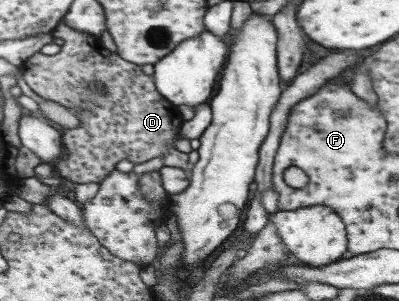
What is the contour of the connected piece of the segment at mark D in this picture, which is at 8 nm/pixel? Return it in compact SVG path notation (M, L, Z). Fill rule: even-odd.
M64 19L52 34L63 41L61 50L54 56L38 52L22 66L22 73L27 85L37 95L74 110L79 118L80 125L77 128L62 130L63 155L53 163L53 171L57 176L77 185L102 183L121 164L131 166L162 157L164 166L181 167L191 178L194 165L188 163L188 154L174 147L174 141L185 121L182 120L178 105L157 89L154 76L146 75L140 65L128 61L118 51L108 51L98 36L78 31L65 23ZM94 81L103 83L103 94L91 88Z

